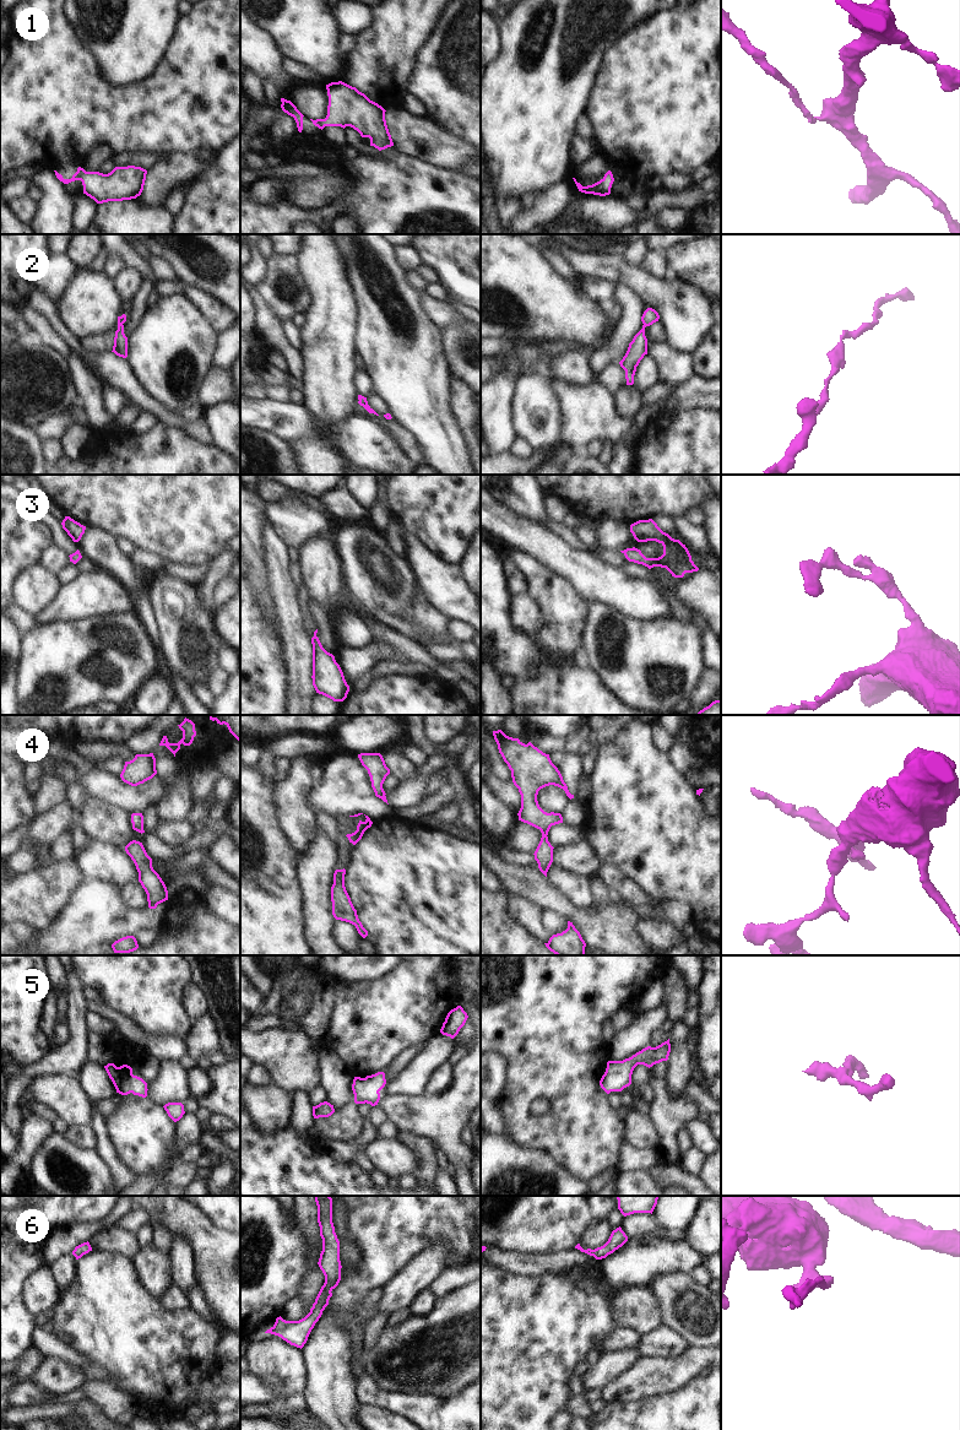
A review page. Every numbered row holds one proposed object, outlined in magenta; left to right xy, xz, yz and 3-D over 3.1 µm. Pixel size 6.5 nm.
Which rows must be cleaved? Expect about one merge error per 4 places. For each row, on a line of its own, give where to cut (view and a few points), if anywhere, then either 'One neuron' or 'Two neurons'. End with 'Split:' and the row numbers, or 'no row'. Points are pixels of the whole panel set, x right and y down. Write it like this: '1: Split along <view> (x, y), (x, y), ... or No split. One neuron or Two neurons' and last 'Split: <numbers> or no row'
1: No split. One neuron
2: No split. One neuron
3: No split. One neuron
4: No split. One neuron
5: No split. One neuron
6: No split. One neuron
Split: no row.

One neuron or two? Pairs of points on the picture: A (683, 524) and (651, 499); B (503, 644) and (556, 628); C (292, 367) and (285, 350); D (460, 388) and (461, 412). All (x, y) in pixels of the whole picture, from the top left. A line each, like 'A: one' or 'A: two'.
A: two
B: two
C: one
D: one

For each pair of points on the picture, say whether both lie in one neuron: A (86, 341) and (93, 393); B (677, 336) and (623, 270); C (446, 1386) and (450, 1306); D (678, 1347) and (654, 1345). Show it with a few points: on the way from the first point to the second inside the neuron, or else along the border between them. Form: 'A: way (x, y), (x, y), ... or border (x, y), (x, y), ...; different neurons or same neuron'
A: border (77, 340), (81, 348); different neurons
B: way (677, 318), (641, 282); same neuron
C: way (450, 1366), (453, 1363), (453, 1326); same neuron
D: way (672, 1344), (660, 1344); same neuron

